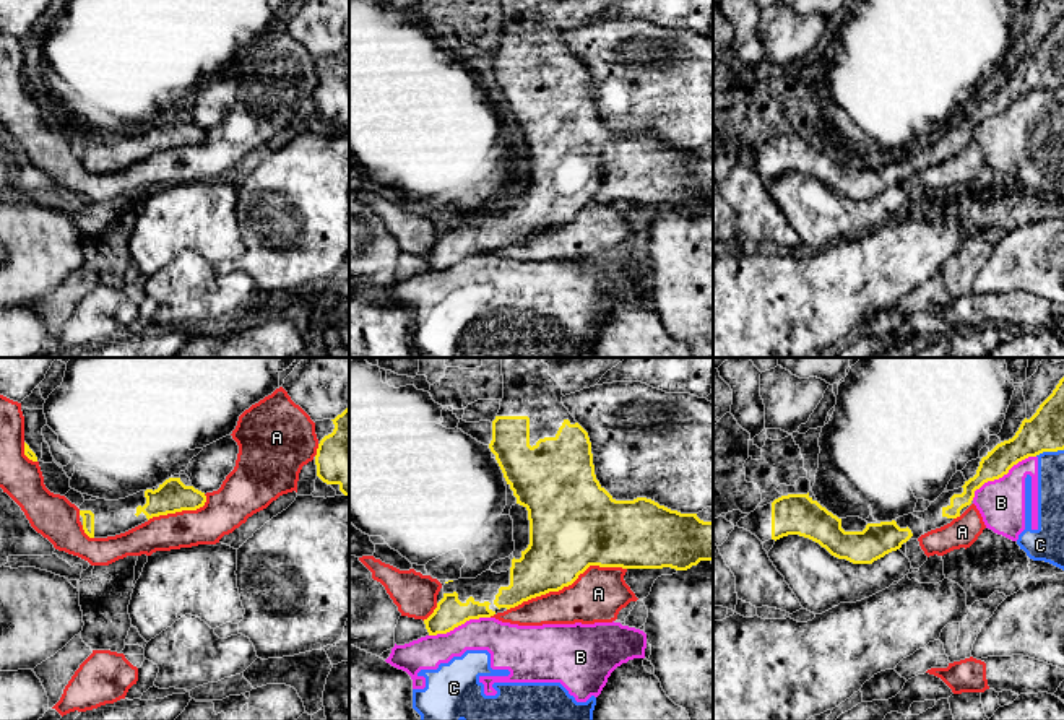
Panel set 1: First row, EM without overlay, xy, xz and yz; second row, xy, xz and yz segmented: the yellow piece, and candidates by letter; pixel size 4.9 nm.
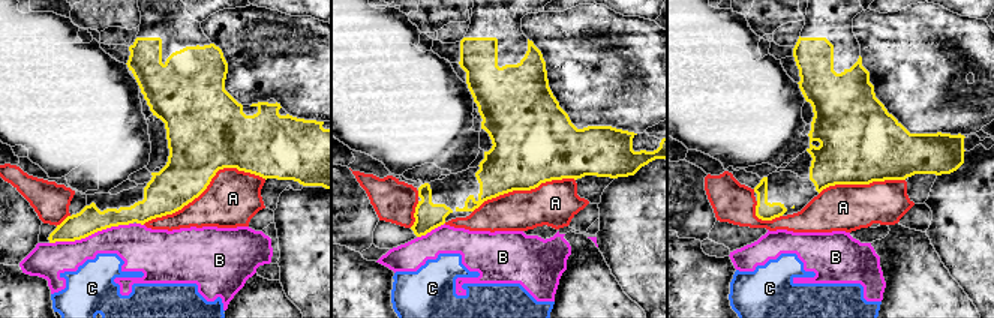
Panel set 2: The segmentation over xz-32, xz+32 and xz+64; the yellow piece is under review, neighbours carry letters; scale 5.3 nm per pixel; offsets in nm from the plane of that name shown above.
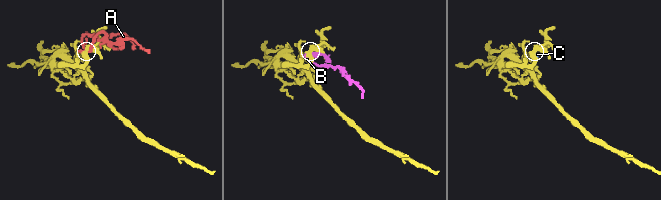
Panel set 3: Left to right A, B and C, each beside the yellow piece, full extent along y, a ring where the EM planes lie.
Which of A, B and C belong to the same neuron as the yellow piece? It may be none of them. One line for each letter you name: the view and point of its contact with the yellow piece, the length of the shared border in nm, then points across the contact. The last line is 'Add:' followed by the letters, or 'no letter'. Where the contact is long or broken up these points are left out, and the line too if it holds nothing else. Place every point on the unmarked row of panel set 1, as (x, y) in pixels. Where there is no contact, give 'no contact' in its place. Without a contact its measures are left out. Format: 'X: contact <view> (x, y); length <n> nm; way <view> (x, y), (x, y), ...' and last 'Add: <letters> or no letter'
Add: no letter

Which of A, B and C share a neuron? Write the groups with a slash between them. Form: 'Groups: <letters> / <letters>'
Groups: A / B C

